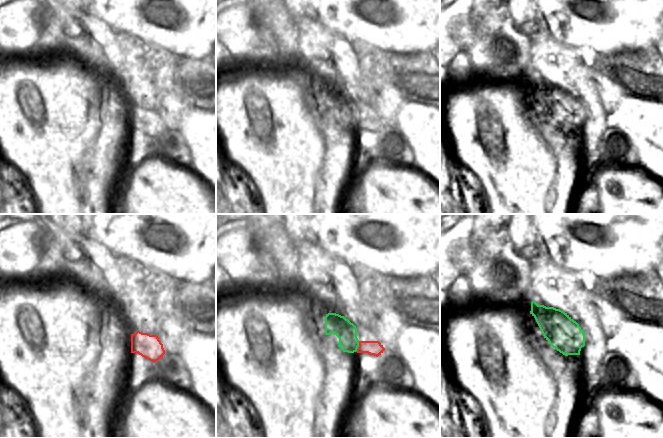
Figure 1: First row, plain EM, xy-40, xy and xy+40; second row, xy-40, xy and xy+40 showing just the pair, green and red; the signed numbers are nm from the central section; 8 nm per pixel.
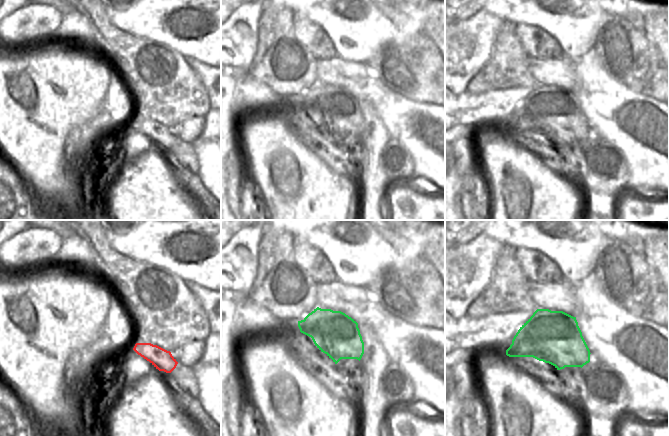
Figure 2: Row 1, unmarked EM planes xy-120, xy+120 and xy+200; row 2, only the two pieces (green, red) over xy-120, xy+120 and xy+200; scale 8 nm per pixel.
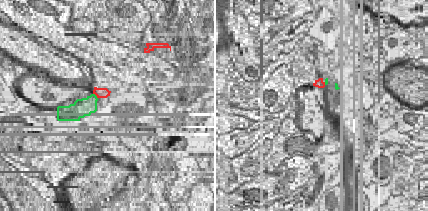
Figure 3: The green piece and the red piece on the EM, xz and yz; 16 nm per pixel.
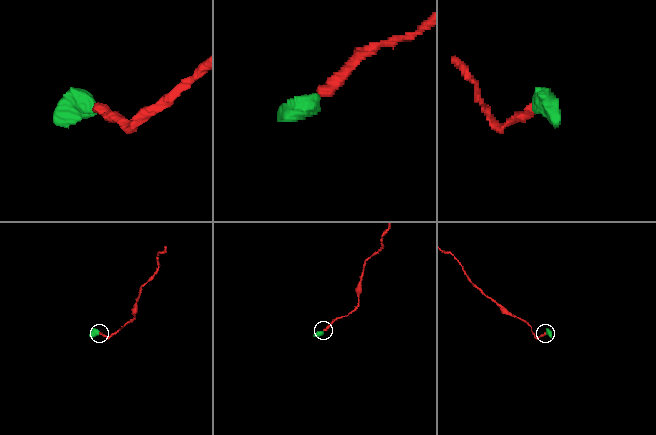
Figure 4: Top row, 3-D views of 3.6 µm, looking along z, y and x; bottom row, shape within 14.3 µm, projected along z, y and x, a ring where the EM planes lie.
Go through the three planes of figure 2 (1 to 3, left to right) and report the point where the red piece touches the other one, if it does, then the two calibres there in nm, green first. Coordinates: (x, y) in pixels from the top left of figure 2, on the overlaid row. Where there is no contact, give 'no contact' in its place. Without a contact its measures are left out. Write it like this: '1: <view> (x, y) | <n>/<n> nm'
1: no contact
2: no contact
3: no contact

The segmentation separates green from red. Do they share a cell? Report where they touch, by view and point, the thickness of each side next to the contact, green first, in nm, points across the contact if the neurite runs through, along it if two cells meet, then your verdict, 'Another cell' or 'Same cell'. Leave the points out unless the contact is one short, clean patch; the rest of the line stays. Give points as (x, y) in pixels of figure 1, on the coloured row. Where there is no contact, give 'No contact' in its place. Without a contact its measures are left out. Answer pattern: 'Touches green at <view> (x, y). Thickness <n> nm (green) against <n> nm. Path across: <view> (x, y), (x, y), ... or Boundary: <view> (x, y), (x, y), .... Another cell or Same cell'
Touches green at xy (358, 346). Thickness 160 nm (green) against 120 nm. Path across: xy (346, 331), (347, 335), (358, 346), (375, 348). Same cell

